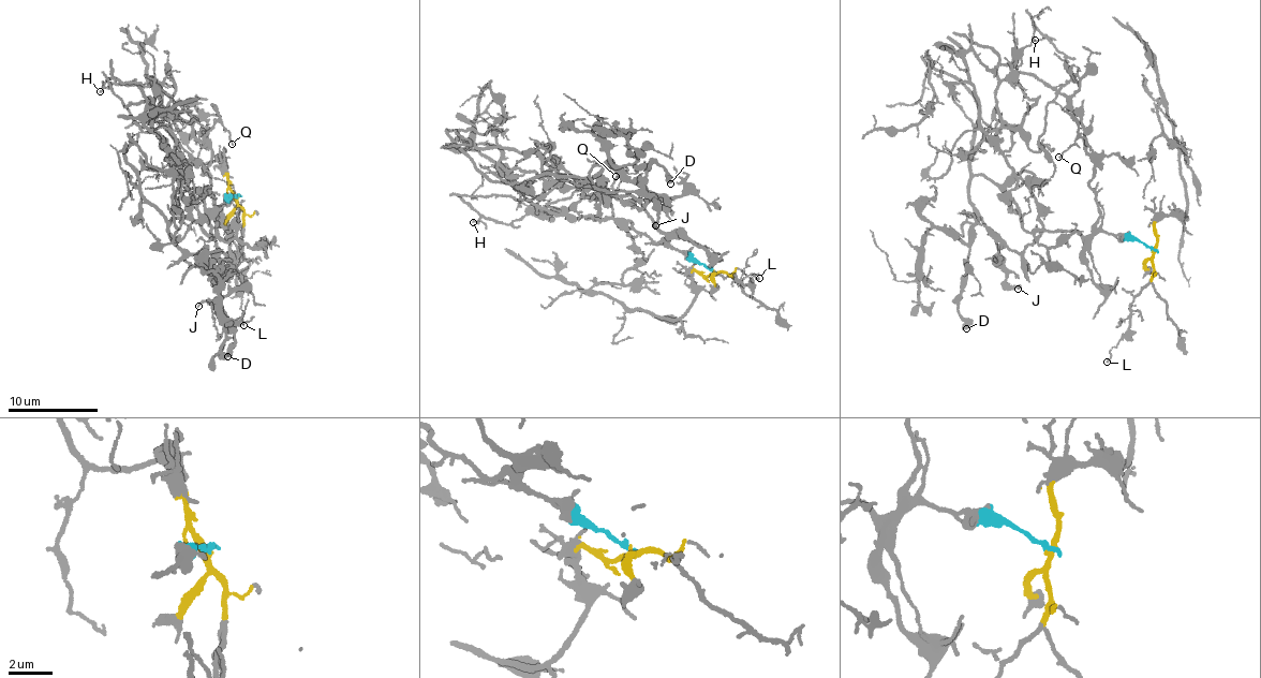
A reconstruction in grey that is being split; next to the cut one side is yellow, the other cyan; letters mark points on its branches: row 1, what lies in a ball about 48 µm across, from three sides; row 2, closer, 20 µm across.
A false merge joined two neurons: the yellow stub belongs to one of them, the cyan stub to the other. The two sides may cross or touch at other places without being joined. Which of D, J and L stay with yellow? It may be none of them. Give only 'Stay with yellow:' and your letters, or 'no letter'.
Stay with yellow: L

